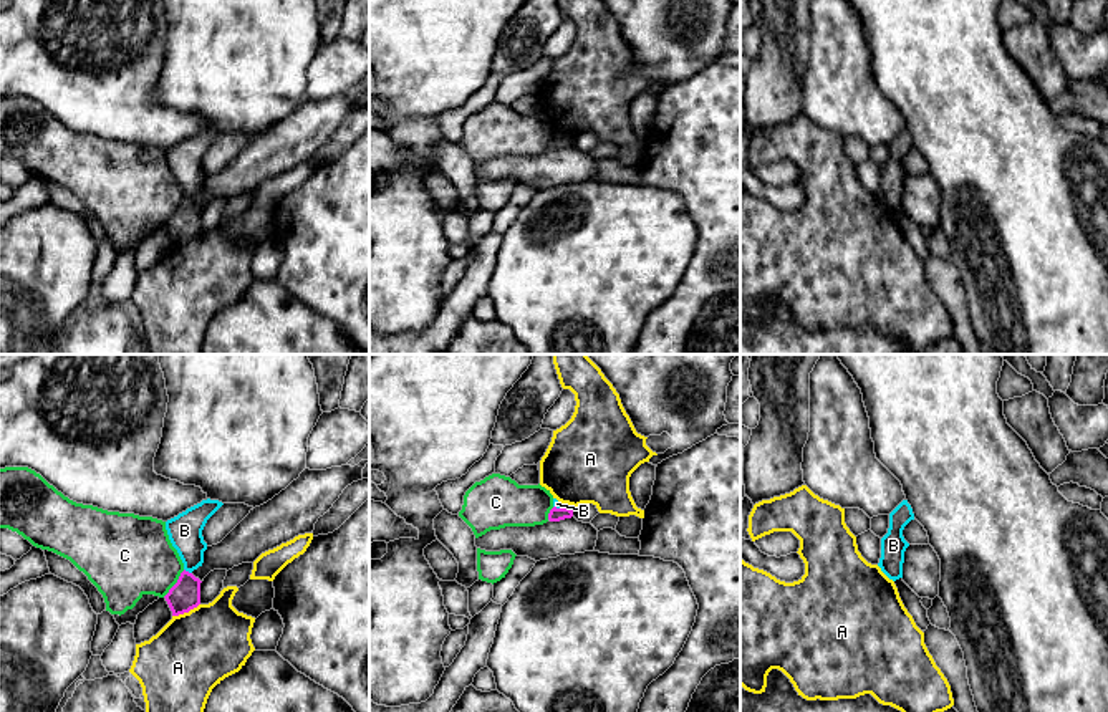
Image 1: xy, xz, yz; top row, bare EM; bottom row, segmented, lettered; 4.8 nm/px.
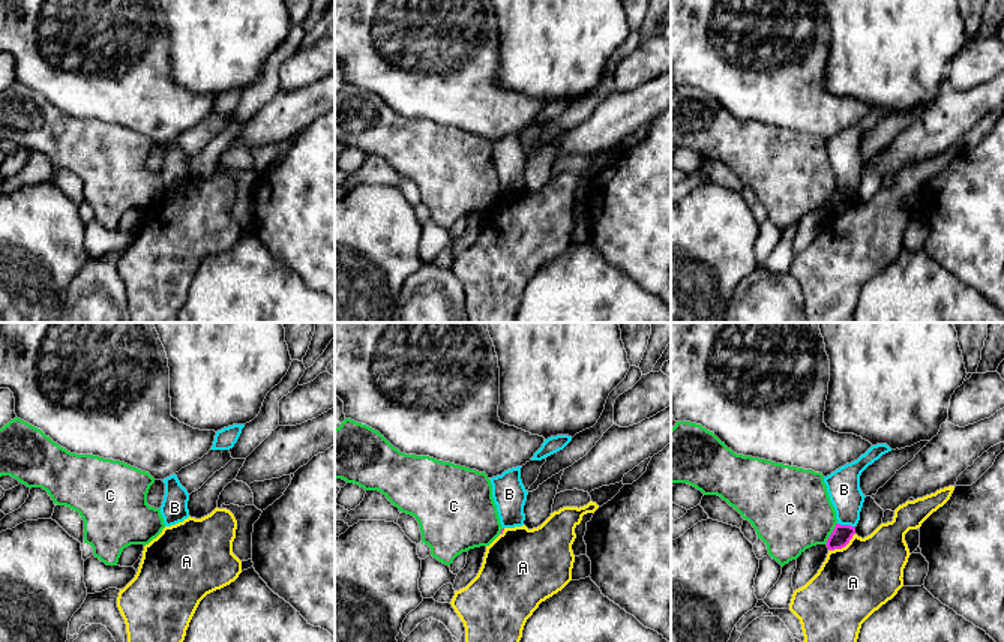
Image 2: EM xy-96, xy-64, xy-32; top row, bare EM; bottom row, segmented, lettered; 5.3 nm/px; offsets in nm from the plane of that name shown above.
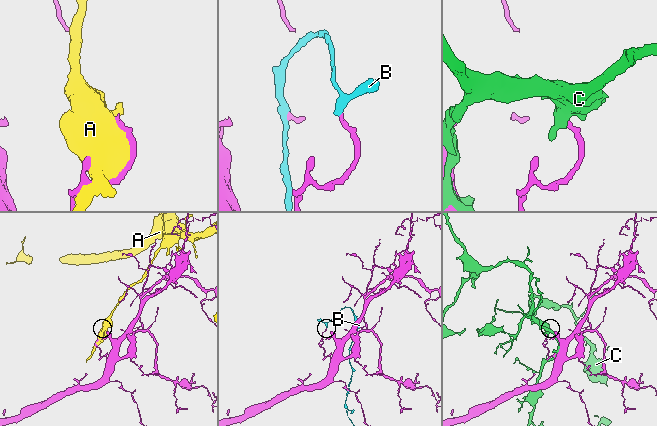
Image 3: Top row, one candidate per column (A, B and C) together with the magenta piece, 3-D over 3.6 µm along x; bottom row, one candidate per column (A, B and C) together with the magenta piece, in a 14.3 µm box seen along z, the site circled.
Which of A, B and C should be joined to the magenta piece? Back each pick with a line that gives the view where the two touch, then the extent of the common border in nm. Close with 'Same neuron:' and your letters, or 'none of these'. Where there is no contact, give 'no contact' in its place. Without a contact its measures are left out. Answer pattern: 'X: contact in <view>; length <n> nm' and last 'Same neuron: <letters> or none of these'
Same neuron: none of these

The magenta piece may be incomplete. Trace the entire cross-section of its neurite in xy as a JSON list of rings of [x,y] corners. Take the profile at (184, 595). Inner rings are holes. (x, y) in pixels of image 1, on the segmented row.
[[[182,571],[177,583],[164,596],[172,616],[189,613],[200,604],[200,580],[189,571]]]

